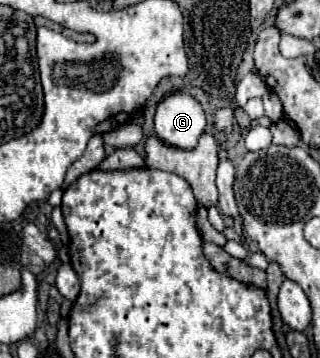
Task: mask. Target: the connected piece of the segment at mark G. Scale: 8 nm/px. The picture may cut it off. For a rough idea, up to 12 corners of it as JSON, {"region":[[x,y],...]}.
{"region":[[165,96],[155,136],[171,148],[195,148],[205,132],[201,104]]}

